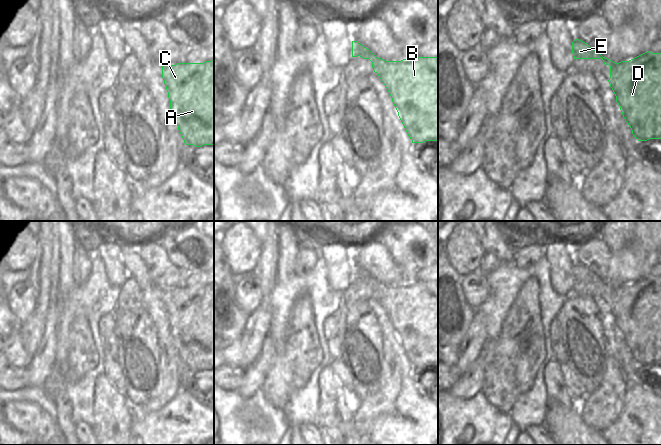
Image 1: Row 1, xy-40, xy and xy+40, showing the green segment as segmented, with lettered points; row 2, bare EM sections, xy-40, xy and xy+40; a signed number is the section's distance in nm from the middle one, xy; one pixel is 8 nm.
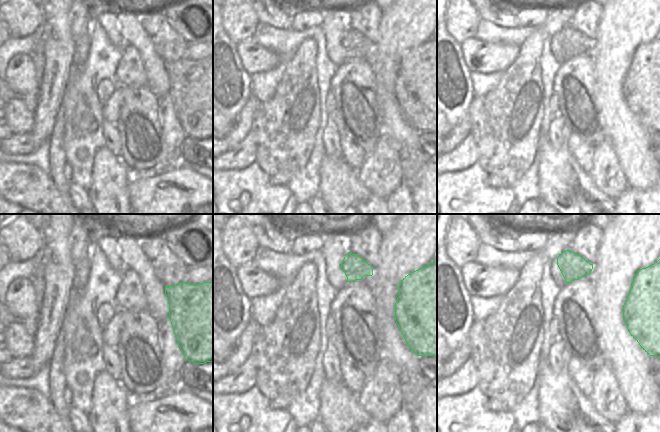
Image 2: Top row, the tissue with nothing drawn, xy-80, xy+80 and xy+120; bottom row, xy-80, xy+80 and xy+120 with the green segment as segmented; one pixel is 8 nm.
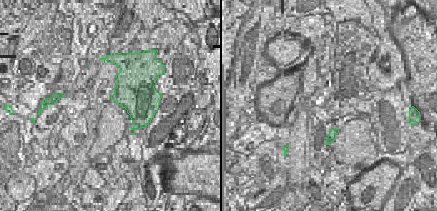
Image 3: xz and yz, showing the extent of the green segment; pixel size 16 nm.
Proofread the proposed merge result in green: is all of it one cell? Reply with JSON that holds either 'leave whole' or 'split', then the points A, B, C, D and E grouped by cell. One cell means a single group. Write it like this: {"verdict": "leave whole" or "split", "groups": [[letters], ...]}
{"verdict": "leave whole", "groups": [["A", "B", "C", "D", "E"]]}

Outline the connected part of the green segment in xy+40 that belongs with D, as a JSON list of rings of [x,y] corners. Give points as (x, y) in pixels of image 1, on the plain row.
[[[575,263],[572,266],[572,278],[574,283],[601,282],[605,289],[609,289],[608,306],[634,361],[638,365],[661,363],[661,277],[647,275],[629,285],[615,287],[603,281],[587,267]]]

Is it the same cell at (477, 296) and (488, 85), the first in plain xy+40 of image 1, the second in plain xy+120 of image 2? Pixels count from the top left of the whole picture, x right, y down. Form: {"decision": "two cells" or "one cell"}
{"decision": "two cells"}

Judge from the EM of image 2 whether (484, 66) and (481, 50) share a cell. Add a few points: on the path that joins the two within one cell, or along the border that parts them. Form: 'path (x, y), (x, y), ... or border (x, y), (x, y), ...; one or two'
path (484, 62), (482, 54); one

